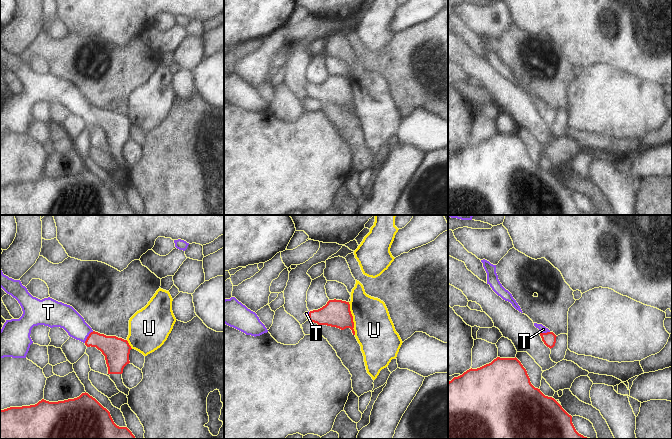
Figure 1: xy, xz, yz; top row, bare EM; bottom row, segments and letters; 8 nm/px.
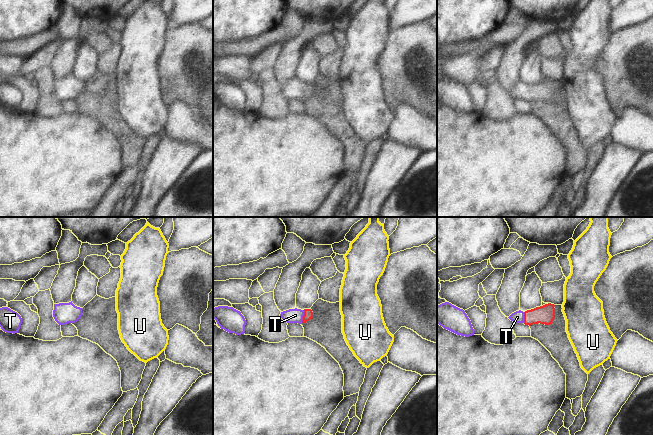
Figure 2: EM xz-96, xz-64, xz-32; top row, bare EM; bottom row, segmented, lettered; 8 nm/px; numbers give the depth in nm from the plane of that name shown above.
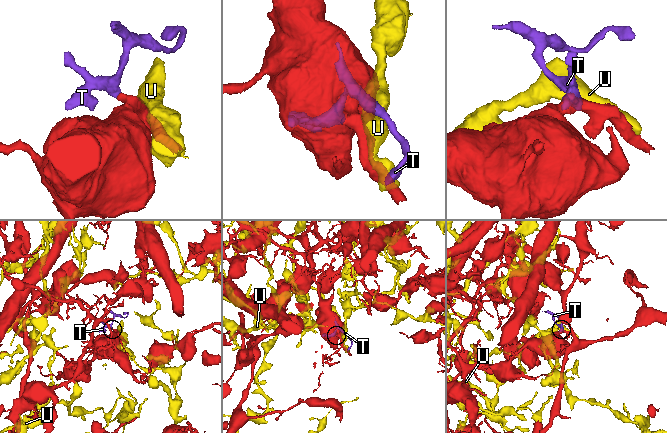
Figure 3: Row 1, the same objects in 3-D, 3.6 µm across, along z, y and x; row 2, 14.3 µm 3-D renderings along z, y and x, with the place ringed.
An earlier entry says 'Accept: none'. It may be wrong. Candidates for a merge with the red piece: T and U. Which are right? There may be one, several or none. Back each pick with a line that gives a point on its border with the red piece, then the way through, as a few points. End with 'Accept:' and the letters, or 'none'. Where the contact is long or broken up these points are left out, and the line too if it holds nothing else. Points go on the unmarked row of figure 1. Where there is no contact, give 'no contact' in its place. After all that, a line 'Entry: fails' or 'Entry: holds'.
T: meets red in xy at (88, 112); runs through xy (115, 126), (109, 121), (88, 112), (64, 92)
Accept: T
Entry: fails

